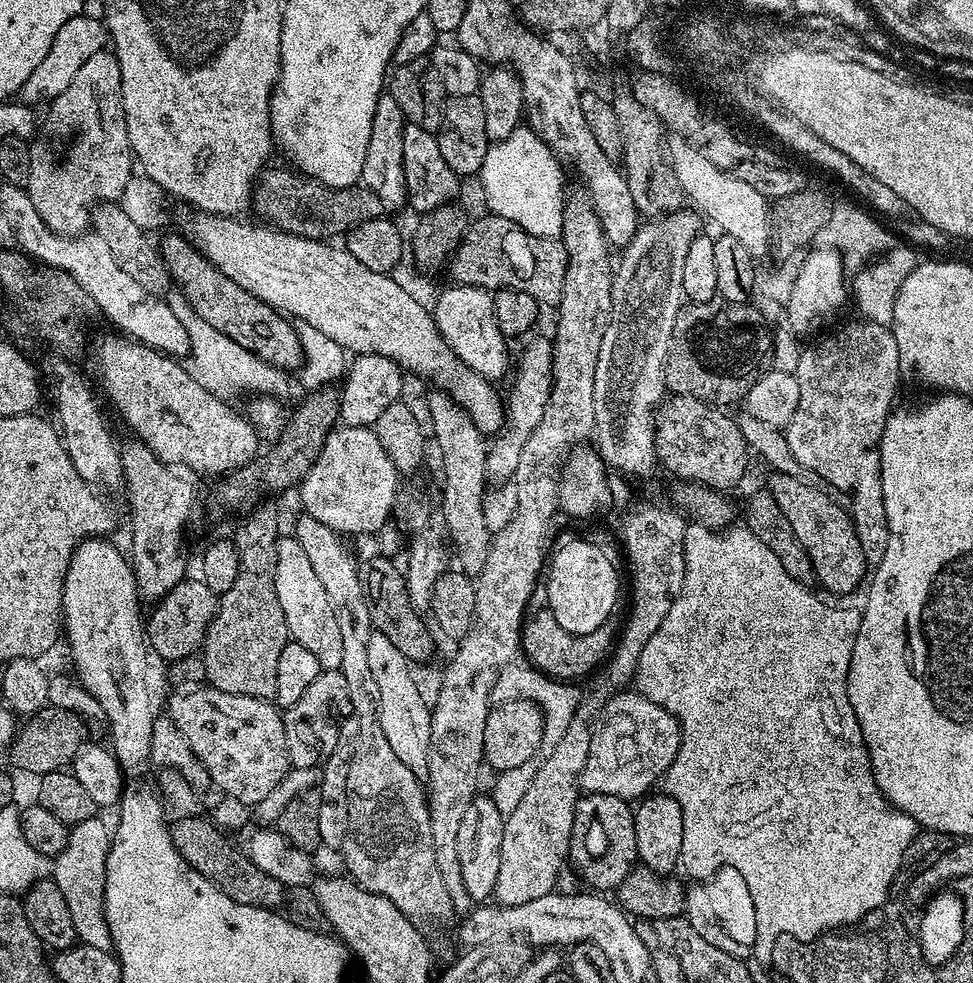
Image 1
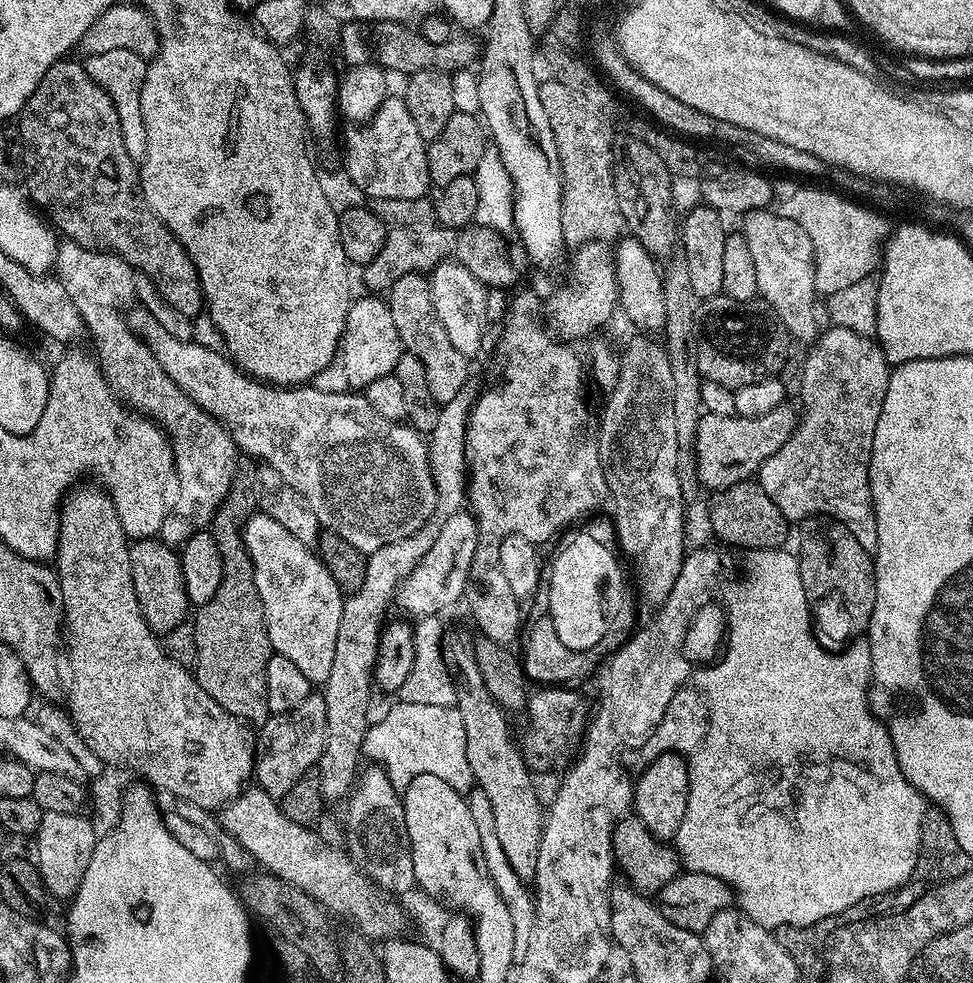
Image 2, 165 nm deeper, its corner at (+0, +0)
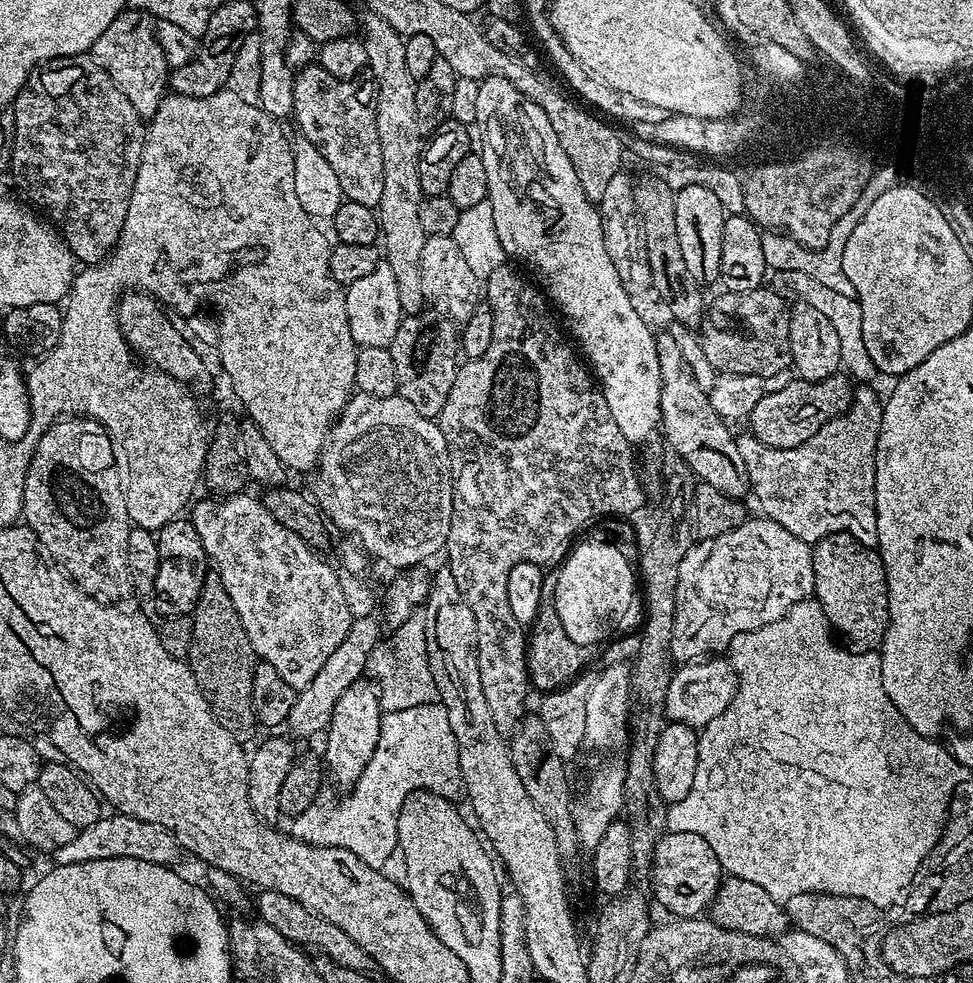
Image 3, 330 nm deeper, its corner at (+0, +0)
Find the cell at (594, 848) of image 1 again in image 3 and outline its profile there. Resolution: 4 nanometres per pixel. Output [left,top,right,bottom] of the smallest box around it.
[651,831,722,919]

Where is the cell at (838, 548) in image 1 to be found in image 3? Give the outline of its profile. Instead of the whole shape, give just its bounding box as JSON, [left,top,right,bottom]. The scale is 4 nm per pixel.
[812,532,888,652]

